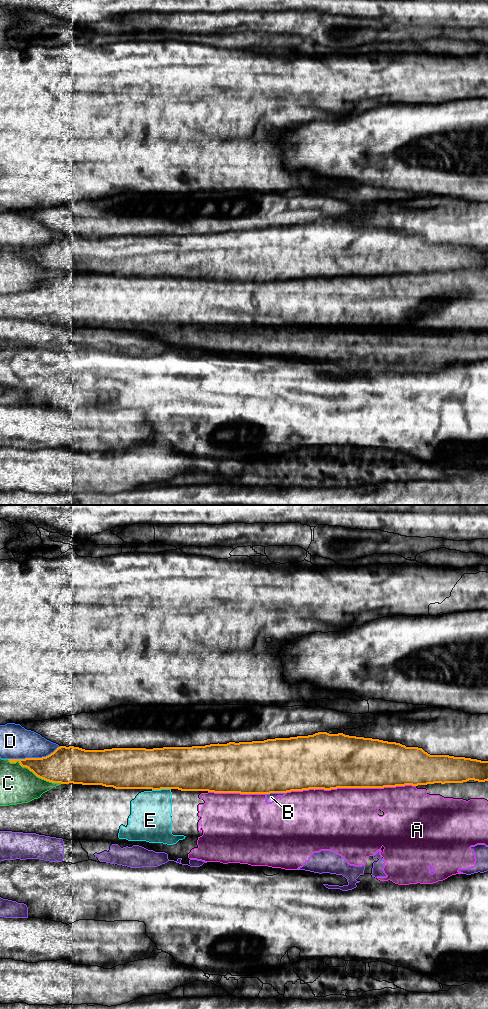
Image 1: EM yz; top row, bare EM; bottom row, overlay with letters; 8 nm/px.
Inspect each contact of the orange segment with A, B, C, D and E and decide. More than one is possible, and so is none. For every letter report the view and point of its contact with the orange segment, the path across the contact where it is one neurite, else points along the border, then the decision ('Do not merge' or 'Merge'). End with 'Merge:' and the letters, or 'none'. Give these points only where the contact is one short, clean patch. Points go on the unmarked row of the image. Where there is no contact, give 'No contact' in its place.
A: Touches orange at yz (350, 275). Do not merge
B: Touches orange at yz (275, 280). Boundary: yz (285, 280), (270, 280), (266, 282). Do not merge
C: Touches orange at yz (34, 261). Do not merge
D: Touches orange at yz (34, 246). Do not merge
E: Touches orange at yz (161, 276). Do not merge
Merge: none

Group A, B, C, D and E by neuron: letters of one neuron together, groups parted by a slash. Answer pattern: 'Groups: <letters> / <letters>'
Groups: A E / B / C / D

